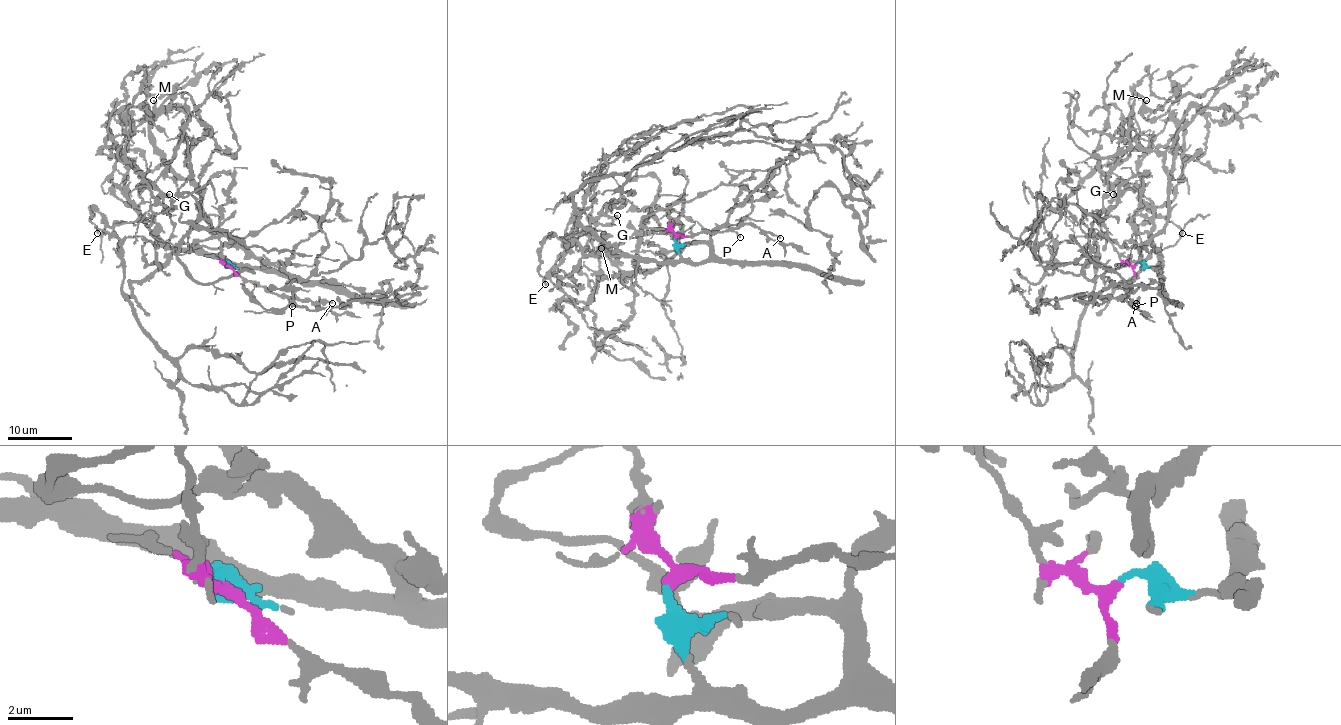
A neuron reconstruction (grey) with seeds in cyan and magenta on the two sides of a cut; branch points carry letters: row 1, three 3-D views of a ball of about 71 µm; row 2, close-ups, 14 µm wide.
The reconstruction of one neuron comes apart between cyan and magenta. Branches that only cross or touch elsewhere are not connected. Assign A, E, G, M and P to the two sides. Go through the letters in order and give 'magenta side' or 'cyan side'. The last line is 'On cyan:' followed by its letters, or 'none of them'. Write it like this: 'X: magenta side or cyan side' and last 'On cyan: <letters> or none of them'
A: magenta side
E: cyan side
G: cyan side
M: cyan side
P: magenta side
On cyan: E, G, M

